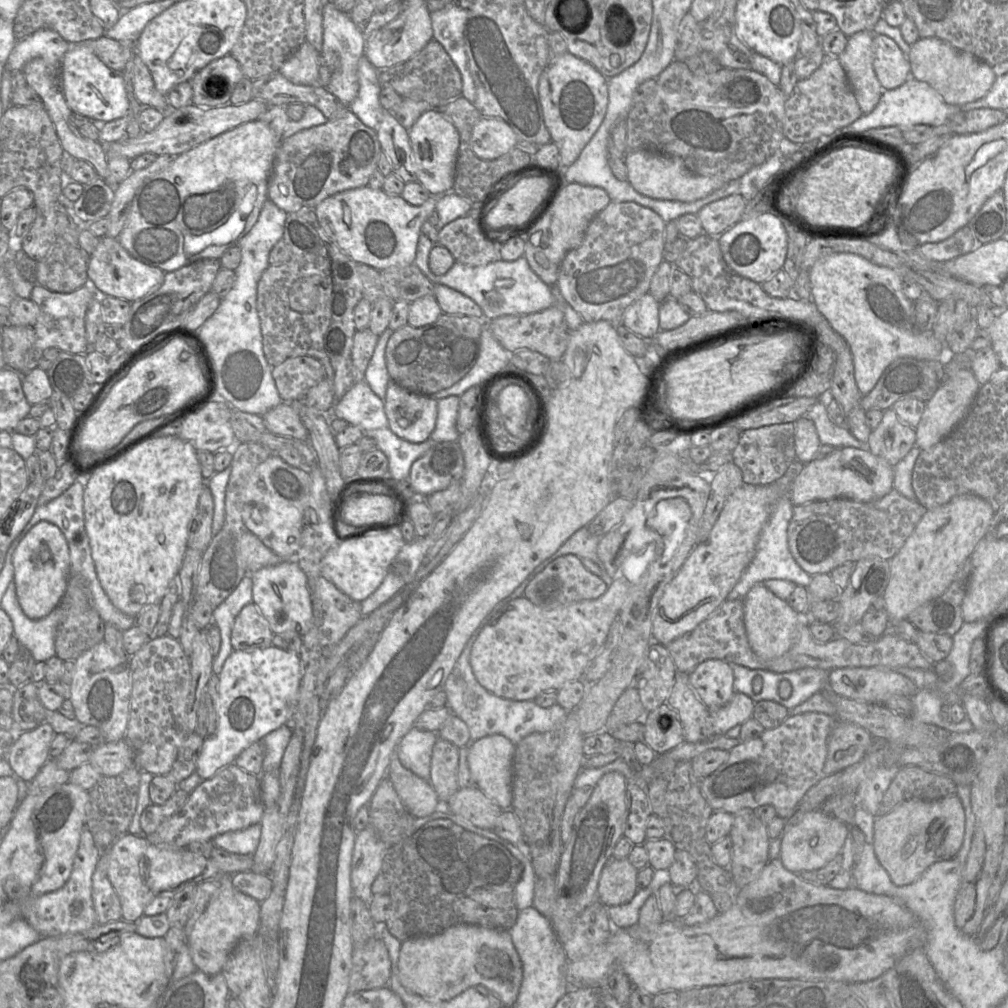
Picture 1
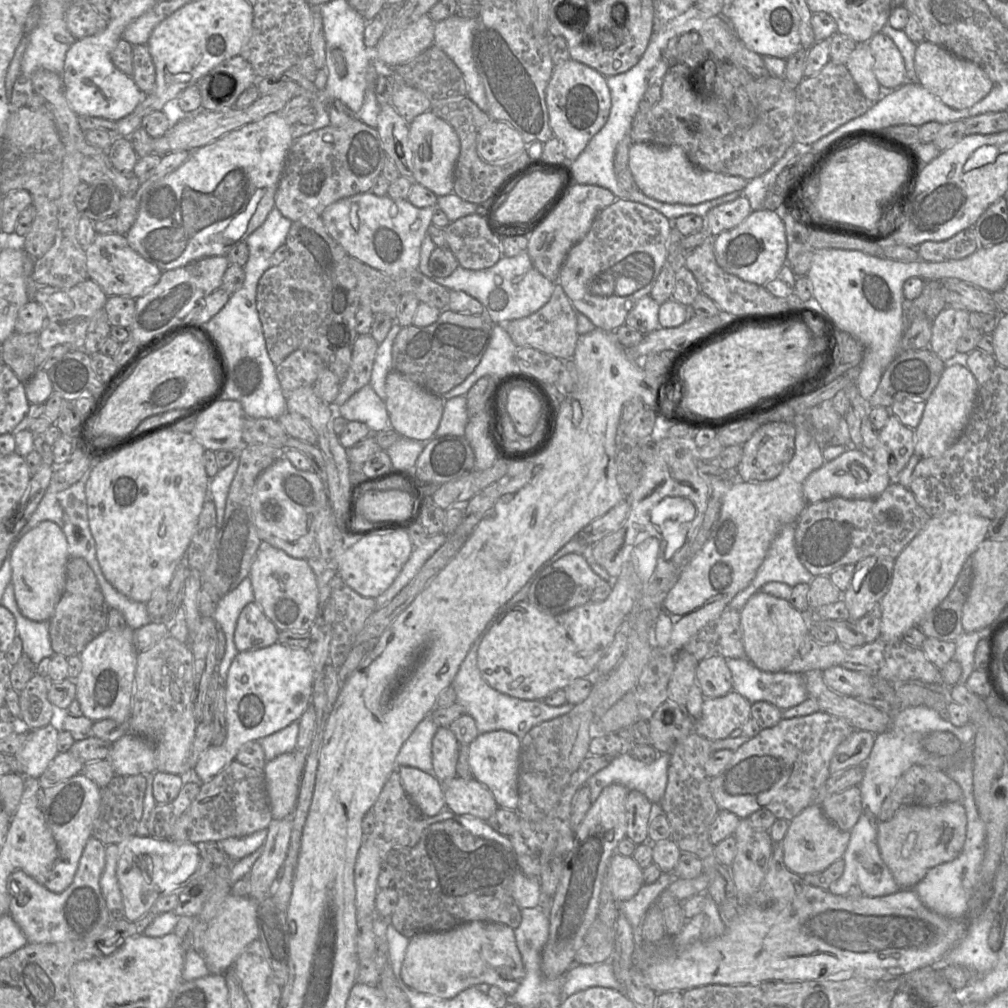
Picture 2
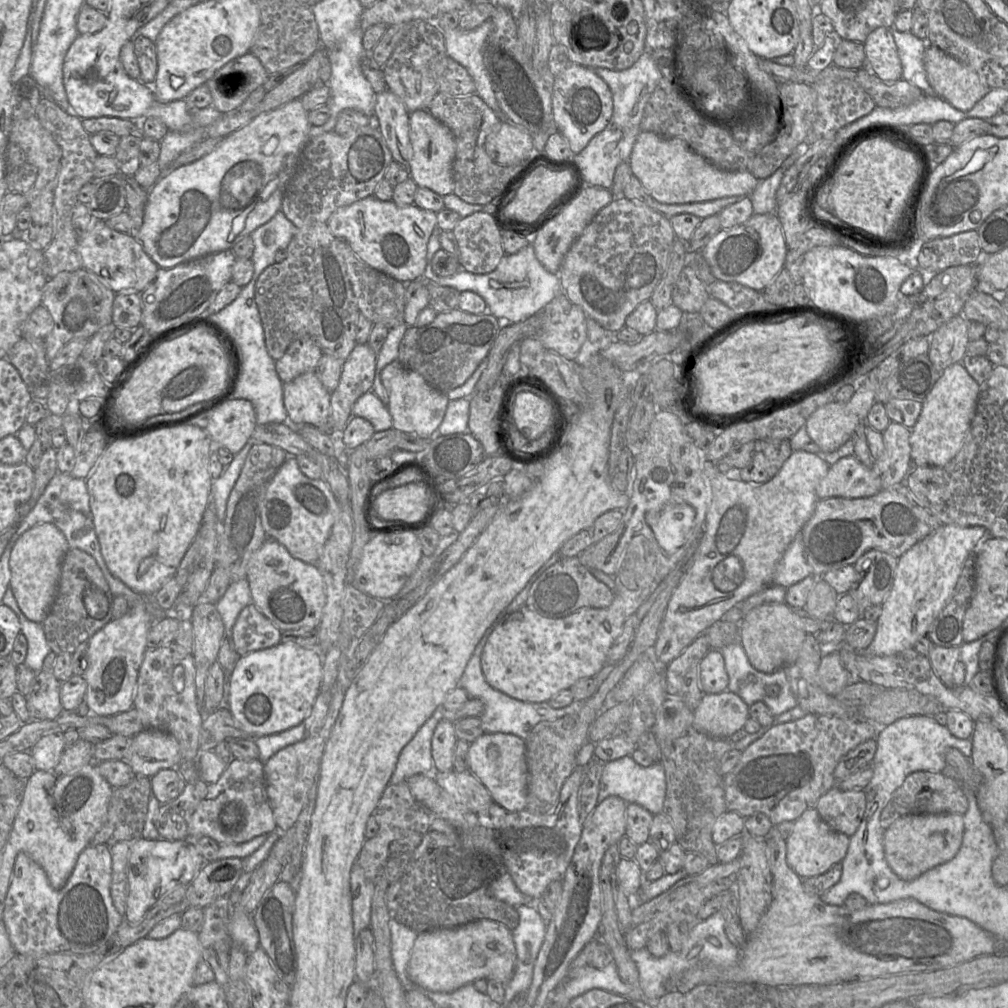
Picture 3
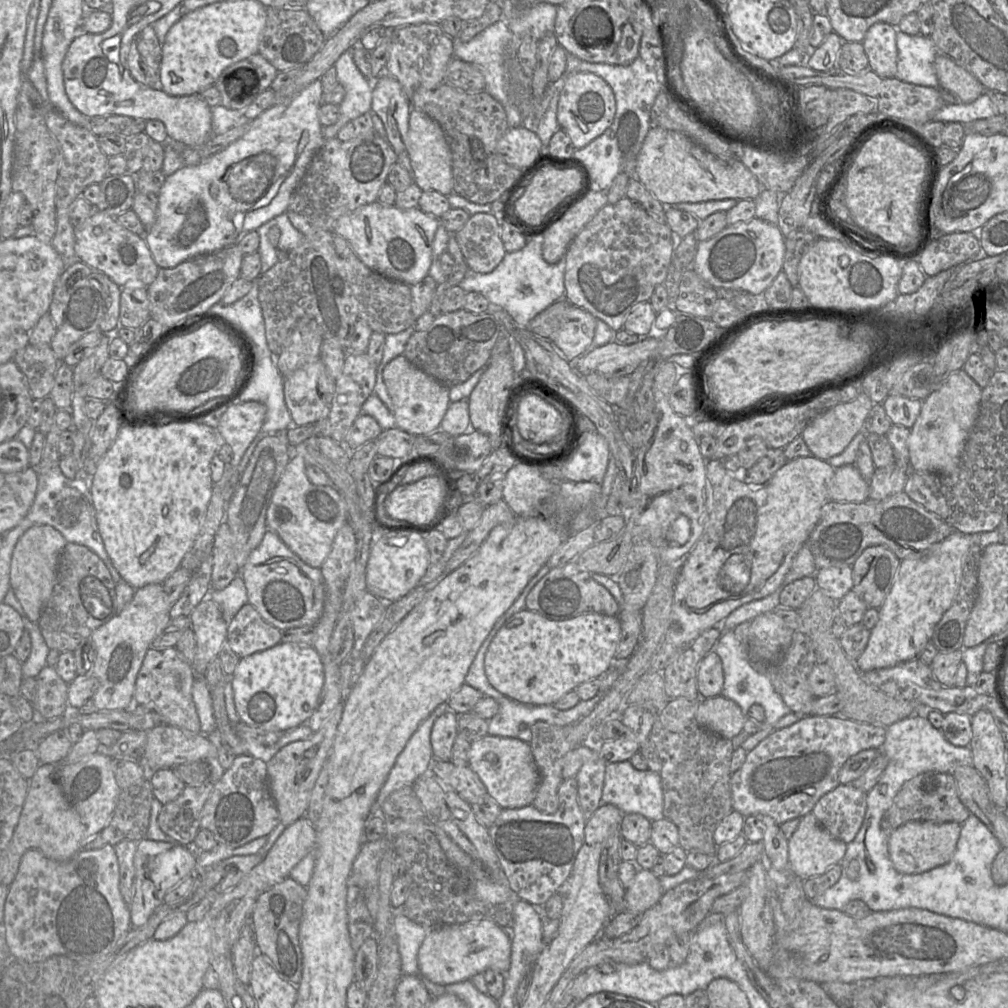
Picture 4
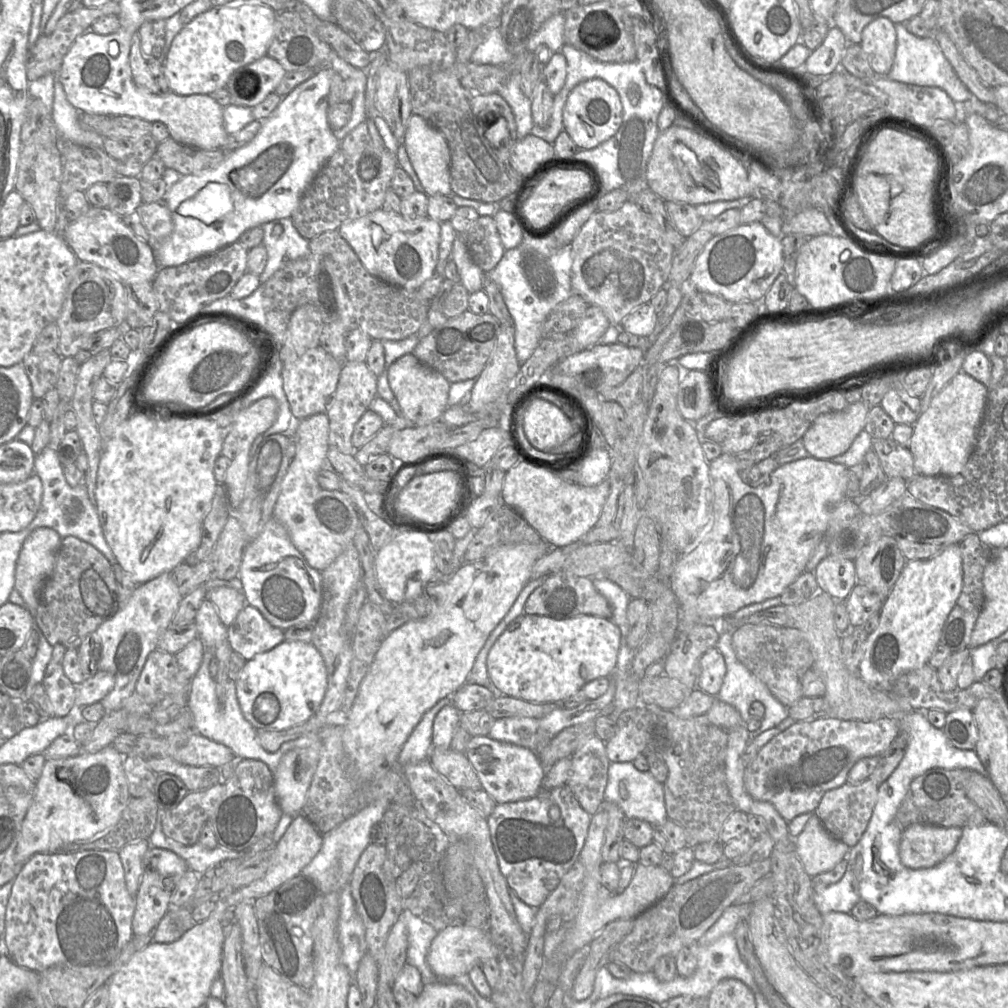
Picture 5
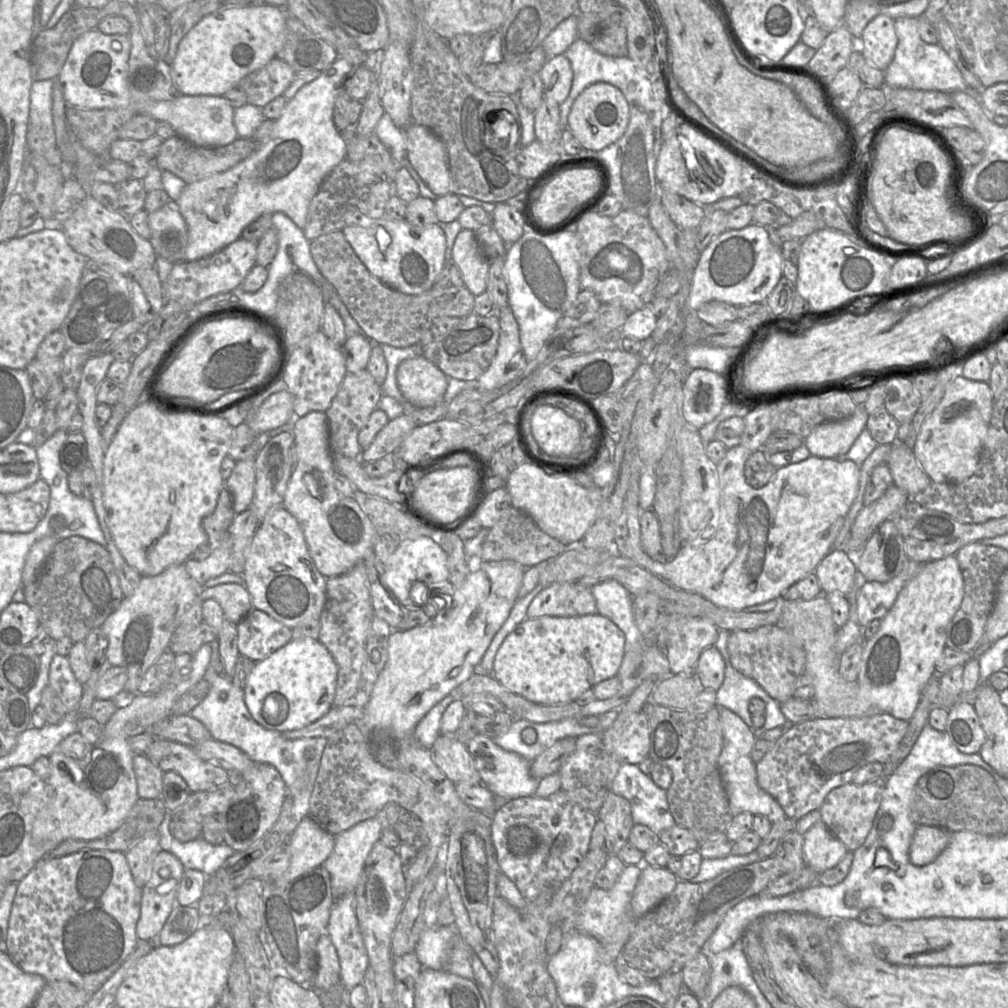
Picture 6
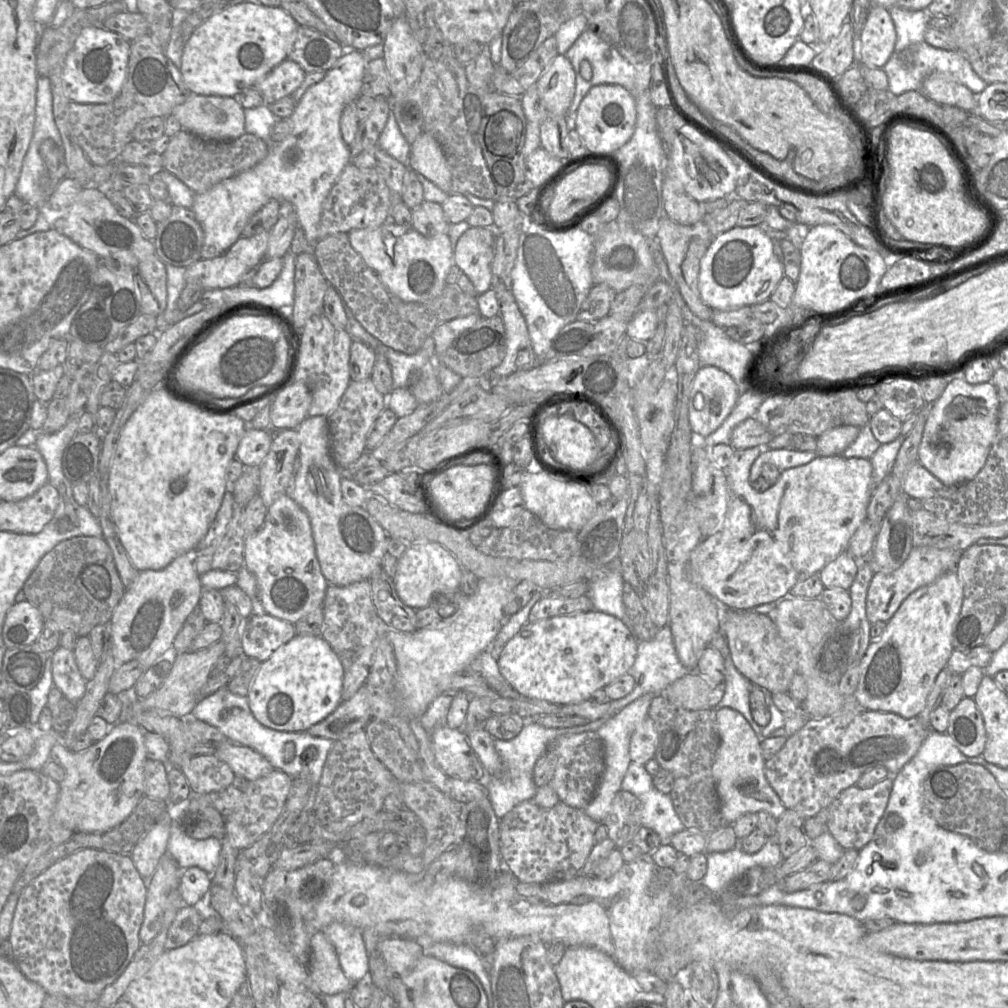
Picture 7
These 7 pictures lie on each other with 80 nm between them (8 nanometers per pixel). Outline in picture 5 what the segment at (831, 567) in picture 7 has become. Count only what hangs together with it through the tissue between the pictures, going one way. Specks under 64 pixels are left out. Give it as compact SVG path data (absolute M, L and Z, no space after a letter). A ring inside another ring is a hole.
M830 554L813 572L819 591L829 594L836 601L844 602L858 583L854 561Z

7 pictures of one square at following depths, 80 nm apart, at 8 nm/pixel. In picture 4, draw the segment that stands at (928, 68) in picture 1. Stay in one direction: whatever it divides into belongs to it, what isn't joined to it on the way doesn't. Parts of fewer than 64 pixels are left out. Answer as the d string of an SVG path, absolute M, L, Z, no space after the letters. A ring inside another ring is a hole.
M943 53L937 54L934 68L940 87L953 94L959 103L972 103L987 90L974 75Z

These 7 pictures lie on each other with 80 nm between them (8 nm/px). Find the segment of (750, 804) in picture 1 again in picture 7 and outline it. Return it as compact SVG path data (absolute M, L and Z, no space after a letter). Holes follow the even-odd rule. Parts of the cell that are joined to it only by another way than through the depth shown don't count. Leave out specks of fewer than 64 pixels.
M872 710L840 712L824 718L809 718L785 745L765 761L765 776L786 809L798 812L805 819L815 816L844 789L857 783L861 775L875 766L884 766L896 775L918 752L929 731L918 719L903 718L896 713Z

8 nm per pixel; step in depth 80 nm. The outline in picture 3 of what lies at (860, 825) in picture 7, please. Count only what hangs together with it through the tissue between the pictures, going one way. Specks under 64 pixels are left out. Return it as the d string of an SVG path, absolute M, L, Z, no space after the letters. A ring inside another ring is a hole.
M834 785L818 799L815 808L833 830L851 837L864 816L865 806L863 790L842 790Z

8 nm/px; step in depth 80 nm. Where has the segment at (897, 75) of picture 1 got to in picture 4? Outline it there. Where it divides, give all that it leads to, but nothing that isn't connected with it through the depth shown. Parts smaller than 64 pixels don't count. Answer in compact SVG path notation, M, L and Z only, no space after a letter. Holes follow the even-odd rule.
M875 23L861 42L869 68L883 78L893 78L897 71L896 28L887 23Z

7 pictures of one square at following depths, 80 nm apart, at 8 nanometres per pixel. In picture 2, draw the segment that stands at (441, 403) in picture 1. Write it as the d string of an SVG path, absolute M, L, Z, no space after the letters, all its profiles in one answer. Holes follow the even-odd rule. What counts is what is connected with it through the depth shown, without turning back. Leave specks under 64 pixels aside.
M465 396L445 400L442 418L433 437L464 436L468 421L469 415Z

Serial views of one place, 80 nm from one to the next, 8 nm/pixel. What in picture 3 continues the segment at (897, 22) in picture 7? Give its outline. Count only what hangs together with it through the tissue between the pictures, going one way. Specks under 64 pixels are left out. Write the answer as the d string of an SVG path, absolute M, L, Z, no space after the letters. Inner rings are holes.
M891 27L890 31L902 65L901 79L918 87L924 95L941 98L935 94L930 86L924 67L924 52L927 42L917 38L910 32L899 32L894 27Z

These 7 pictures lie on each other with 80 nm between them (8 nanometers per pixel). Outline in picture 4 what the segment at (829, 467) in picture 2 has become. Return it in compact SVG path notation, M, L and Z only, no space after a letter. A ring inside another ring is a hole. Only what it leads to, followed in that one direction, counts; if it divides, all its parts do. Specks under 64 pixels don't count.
M854 464L835 469L828 484L828 499L841 502L863 502L869 498L869 482L860 474Z

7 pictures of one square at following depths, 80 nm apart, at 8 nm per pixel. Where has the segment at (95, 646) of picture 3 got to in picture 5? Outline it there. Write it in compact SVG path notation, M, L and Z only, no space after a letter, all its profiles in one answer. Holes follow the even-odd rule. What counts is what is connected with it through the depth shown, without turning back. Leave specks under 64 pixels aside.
M172 572L164 573L150 581L139 584L128 603L96 629L95 633L101 643L98 670L109 672L115 678L114 688L100 701L107 712L121 709L128 701L137 697L136 684L147 657L157 649L159 636L171 624L182 598Z

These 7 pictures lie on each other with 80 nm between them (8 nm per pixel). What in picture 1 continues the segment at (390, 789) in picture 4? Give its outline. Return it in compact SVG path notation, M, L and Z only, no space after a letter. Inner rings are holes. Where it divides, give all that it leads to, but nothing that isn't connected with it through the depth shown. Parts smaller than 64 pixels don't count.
M413 727L399 742L397 754L401 764L430 782L431 760L438 733Z

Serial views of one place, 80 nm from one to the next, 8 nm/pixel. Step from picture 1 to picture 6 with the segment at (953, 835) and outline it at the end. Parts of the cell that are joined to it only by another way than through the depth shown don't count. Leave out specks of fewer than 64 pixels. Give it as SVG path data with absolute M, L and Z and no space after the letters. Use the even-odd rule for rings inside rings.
M919 825L913 835L909 859L915 866L924 866L933 862L948 846L950 834L945 829Z

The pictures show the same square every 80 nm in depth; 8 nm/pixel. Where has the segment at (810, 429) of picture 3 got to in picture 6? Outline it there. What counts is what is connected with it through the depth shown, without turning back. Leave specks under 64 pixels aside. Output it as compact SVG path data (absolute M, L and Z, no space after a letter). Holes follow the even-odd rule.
M858 405L854 414L841 420L831 420L817 425L804 438L811 455L820 458L836 458L845 454L866 427L868 413Z

